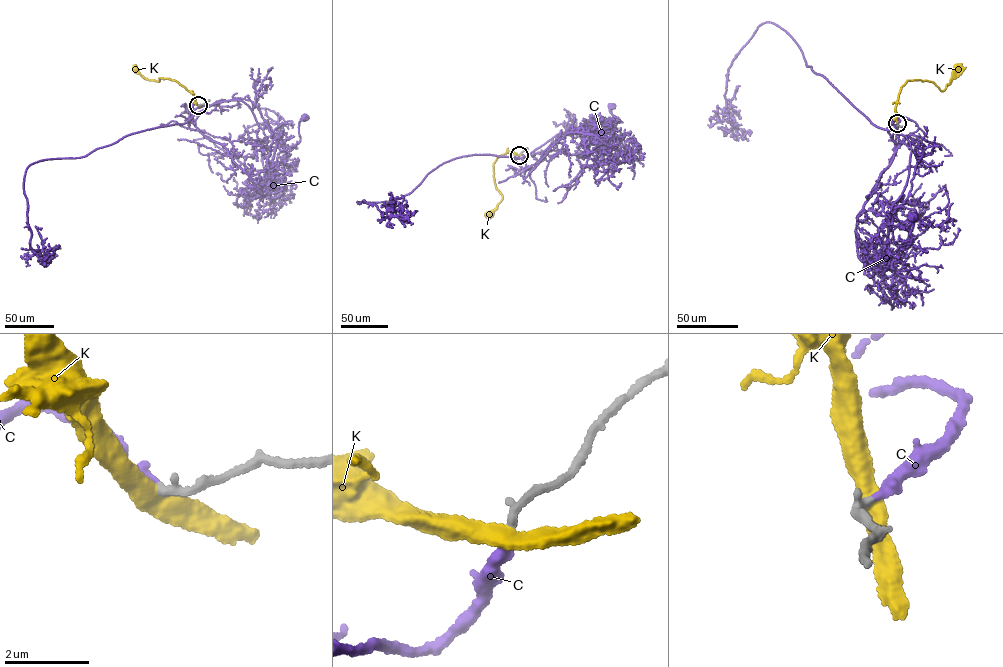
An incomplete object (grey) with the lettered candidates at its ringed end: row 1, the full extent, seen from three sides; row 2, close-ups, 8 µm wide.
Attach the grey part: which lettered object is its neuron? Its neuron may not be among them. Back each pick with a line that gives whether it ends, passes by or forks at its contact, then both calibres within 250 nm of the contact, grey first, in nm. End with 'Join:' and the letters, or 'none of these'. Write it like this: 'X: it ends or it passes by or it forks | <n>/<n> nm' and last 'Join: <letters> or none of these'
C: it ends | 200/300 nm
Join: C

